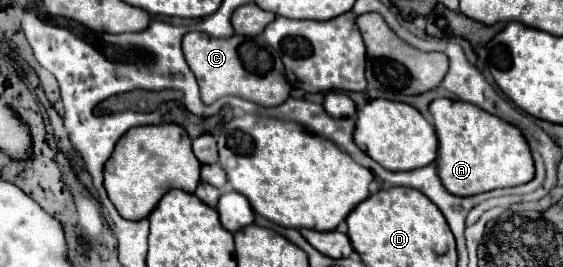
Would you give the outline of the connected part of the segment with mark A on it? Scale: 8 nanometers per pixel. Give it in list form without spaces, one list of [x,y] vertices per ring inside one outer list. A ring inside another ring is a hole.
[[[437,98],[431,102],[429,110],[439,140],[439,178],[447,192],[455,196],[475,196],[533,180],[533,158],[521,130],[461,100]]]

